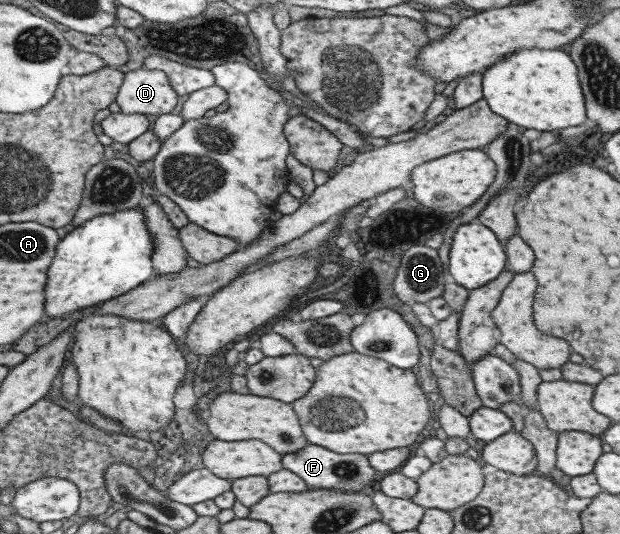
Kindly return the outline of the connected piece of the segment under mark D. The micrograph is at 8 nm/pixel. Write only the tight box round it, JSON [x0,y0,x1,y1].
[115,69,178,115]

